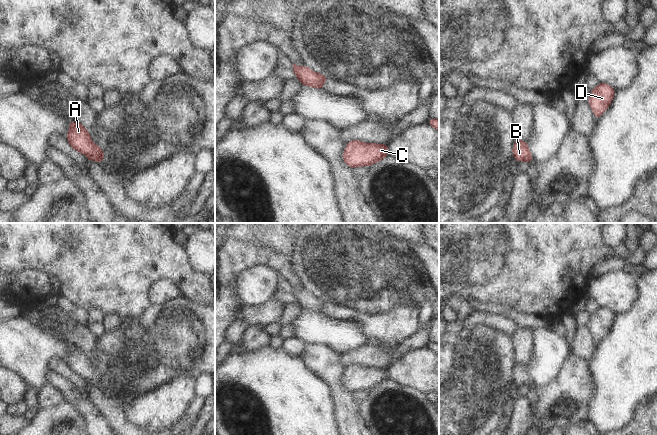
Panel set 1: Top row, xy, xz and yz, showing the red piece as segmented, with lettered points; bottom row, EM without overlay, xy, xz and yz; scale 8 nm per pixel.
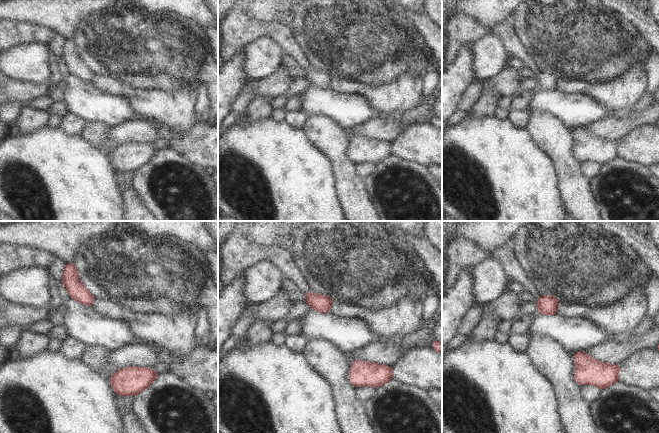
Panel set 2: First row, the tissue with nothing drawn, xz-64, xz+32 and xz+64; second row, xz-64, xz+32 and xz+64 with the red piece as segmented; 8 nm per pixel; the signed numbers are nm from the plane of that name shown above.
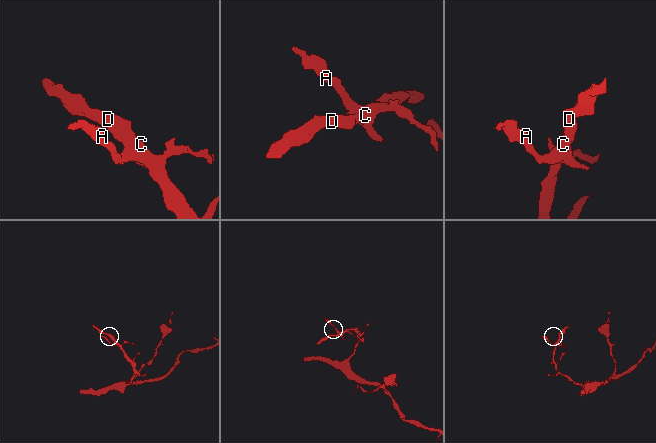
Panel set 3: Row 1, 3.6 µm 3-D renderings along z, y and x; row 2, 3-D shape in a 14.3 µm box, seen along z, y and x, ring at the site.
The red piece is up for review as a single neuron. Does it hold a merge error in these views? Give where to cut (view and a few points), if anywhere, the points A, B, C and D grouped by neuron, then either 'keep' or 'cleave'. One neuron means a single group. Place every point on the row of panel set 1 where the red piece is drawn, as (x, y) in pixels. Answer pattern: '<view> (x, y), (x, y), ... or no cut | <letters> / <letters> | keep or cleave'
no cut | A B C D | keep

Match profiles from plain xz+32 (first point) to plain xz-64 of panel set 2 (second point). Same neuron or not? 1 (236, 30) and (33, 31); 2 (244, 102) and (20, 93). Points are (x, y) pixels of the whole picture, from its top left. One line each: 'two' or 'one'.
1: one
2: two

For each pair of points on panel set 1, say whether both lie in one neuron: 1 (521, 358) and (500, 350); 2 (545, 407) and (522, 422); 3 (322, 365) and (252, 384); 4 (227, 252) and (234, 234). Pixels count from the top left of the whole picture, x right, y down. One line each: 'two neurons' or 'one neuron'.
1: two neurons
2: two neurons
3: two neurons
4: two neurons

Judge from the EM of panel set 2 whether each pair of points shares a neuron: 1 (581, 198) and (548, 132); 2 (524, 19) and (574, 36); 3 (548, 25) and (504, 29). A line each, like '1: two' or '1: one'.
1: one
2: one
3: two

